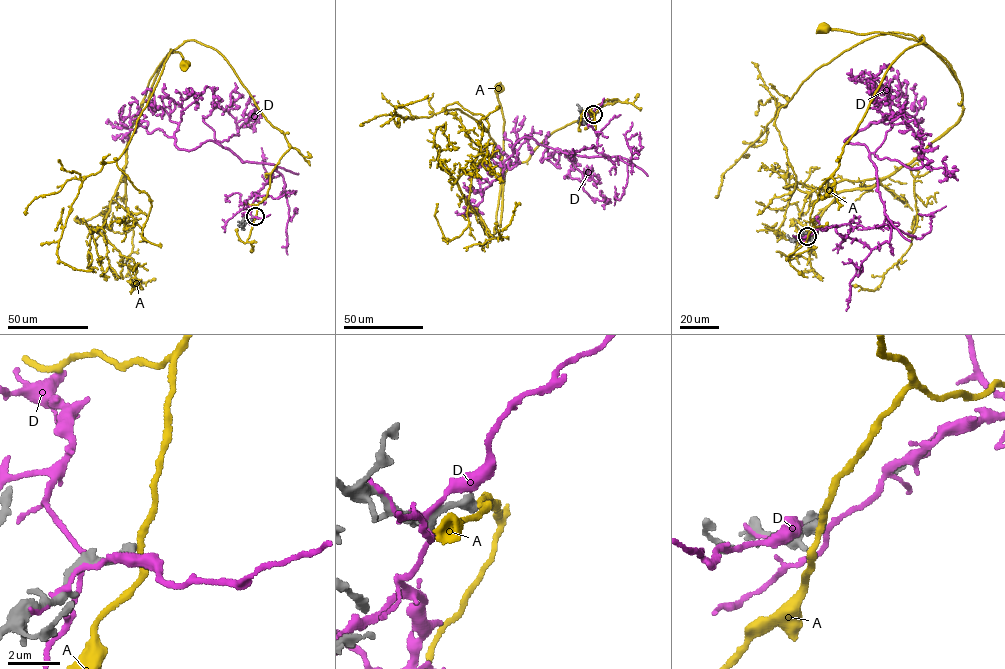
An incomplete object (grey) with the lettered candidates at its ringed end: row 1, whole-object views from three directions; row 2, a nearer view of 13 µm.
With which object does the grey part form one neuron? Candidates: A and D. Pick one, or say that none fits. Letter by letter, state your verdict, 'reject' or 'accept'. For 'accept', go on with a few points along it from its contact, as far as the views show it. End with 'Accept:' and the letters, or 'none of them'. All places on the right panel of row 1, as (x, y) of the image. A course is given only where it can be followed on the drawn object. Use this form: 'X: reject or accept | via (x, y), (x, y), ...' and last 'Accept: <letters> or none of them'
A: reject
D: reject
Accept: none of them

